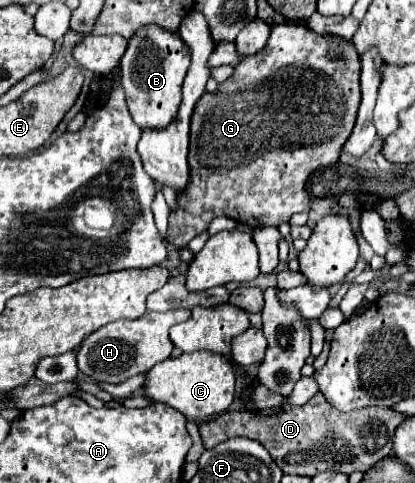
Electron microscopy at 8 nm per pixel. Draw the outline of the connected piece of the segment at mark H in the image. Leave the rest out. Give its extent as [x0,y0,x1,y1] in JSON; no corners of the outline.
[77,308,191,382]

